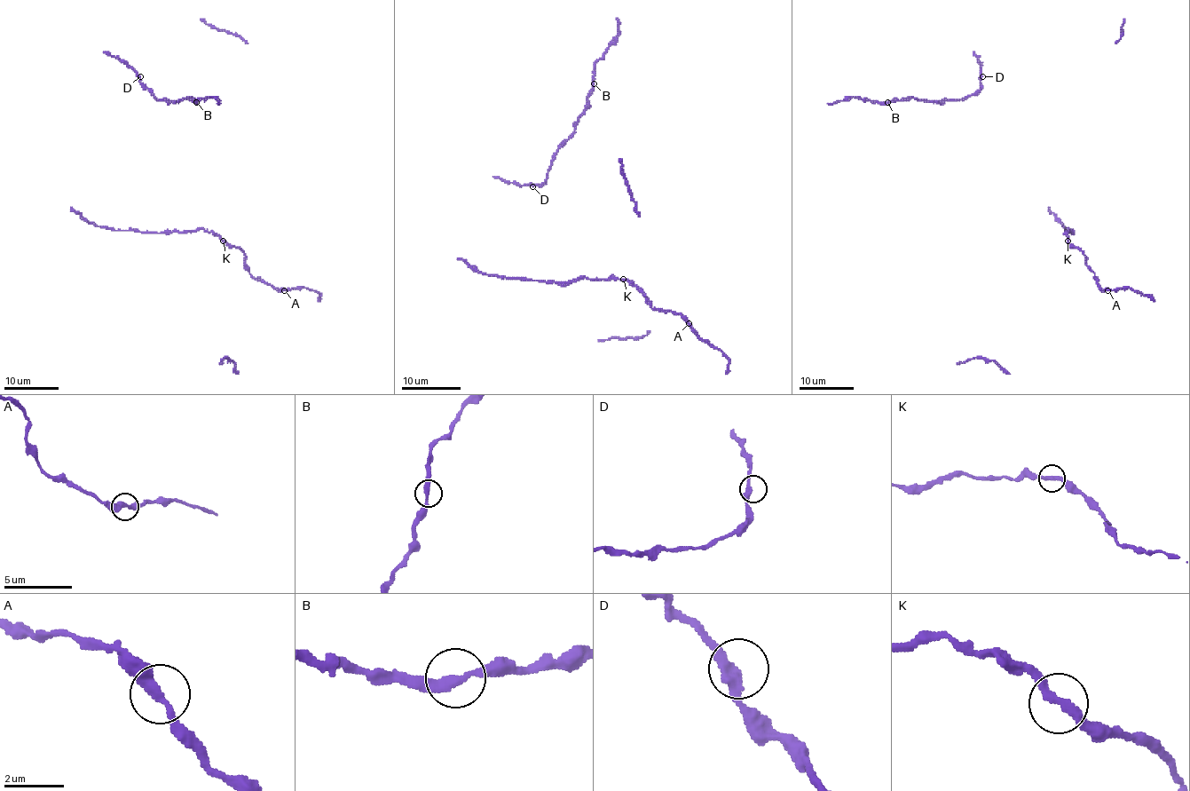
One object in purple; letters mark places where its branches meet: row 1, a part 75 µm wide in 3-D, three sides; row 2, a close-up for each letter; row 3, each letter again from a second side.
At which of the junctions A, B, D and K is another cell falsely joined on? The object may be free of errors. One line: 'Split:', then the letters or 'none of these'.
Split: none of these

